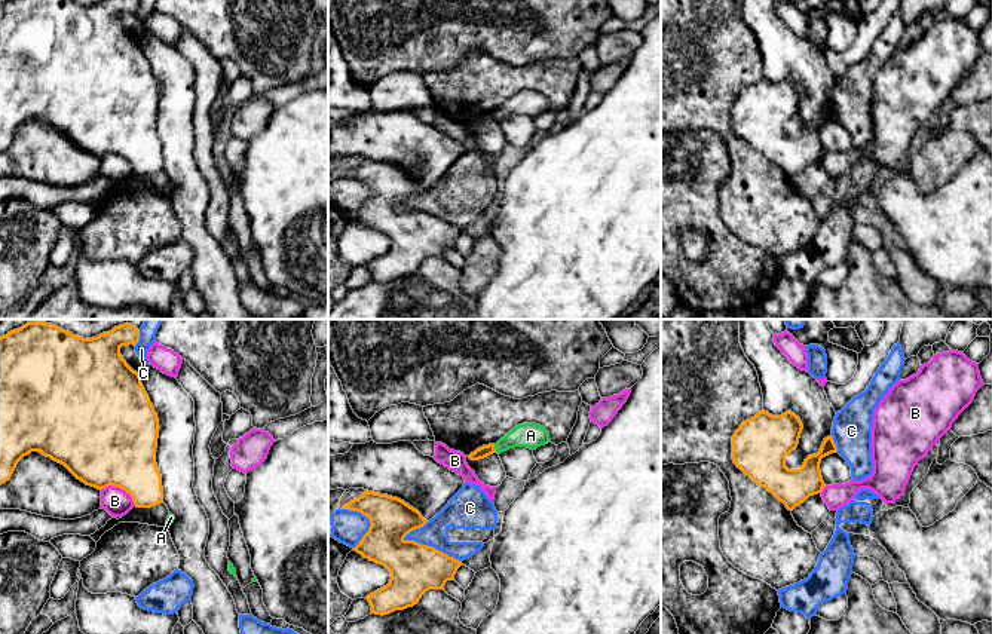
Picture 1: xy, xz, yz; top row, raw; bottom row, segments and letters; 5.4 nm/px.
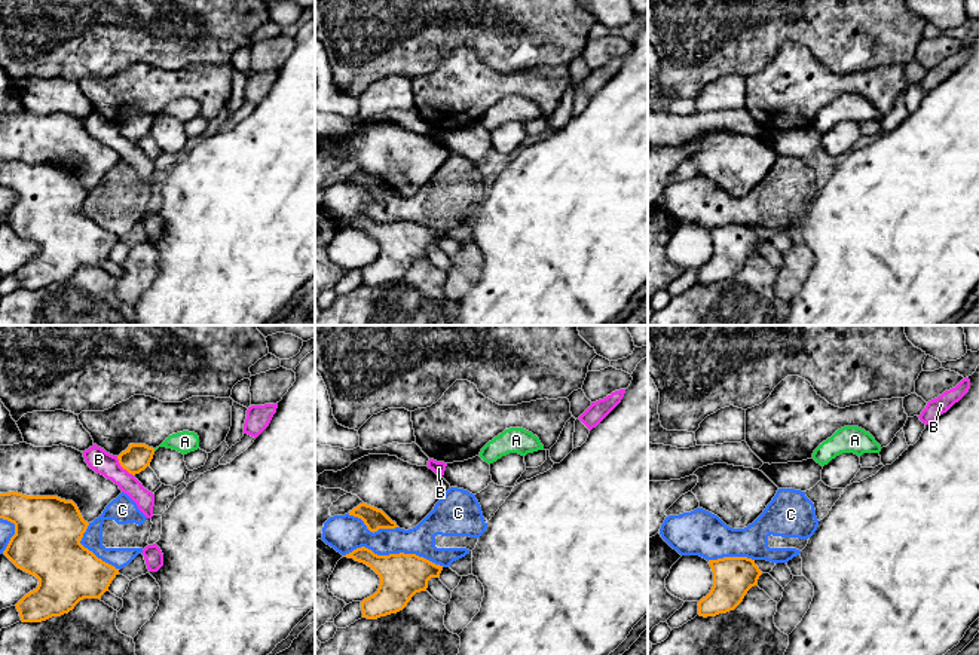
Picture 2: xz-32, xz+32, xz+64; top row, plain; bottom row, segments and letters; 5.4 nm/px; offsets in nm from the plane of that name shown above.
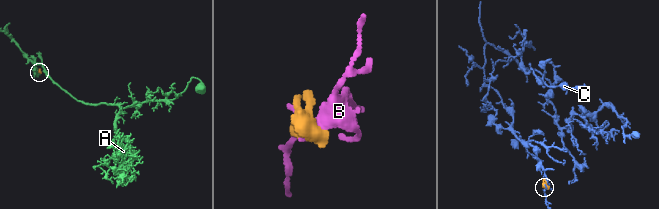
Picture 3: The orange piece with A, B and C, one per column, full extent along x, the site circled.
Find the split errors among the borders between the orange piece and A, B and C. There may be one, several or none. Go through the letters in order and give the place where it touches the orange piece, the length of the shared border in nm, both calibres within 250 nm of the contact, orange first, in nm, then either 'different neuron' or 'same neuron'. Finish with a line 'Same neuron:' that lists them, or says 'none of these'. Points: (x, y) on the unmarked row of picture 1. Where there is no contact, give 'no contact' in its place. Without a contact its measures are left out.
A: contact xz (495, 116); length 50 nm; calibres 70 and 140 nm; different neuron
B: contact xy (121, 155); length 220 nm; calibres 460 and 150 nm; different neuron
C: contact xz (431, 214); length 340 nm; calibres 280 and 180 nm; different neuron
Same neuron: none of these

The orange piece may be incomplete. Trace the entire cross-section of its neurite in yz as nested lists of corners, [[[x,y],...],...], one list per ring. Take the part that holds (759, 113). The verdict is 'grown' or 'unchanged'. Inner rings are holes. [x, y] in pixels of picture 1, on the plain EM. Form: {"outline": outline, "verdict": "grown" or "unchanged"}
{"outline": [[[762,77],[741,91],[732,104],[732,128],[737,135],[789,178],[823,159],[821,126],[838,119],[830,102],[824,105],[820,119],[808,123],[799,137],[789,137],[786,125],[796,117],[802,97],[800,86],[792,79],[772,83]]], "verdict": "unchanged"}

